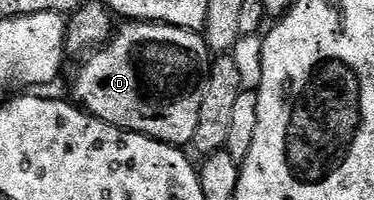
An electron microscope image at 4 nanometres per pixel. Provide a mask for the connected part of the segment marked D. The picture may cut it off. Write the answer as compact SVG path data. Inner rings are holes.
M126 22L122 25L123 28L119 32L117 29L113 38L89 53L91 56L75 74L74 92L78 95L77 103L97 120L125 128L127 132L139 132L165 144L189 145L196 134L196 122L200 122L202 82L212 60L205 35L174 25L165 25L163 28L158 23Z

